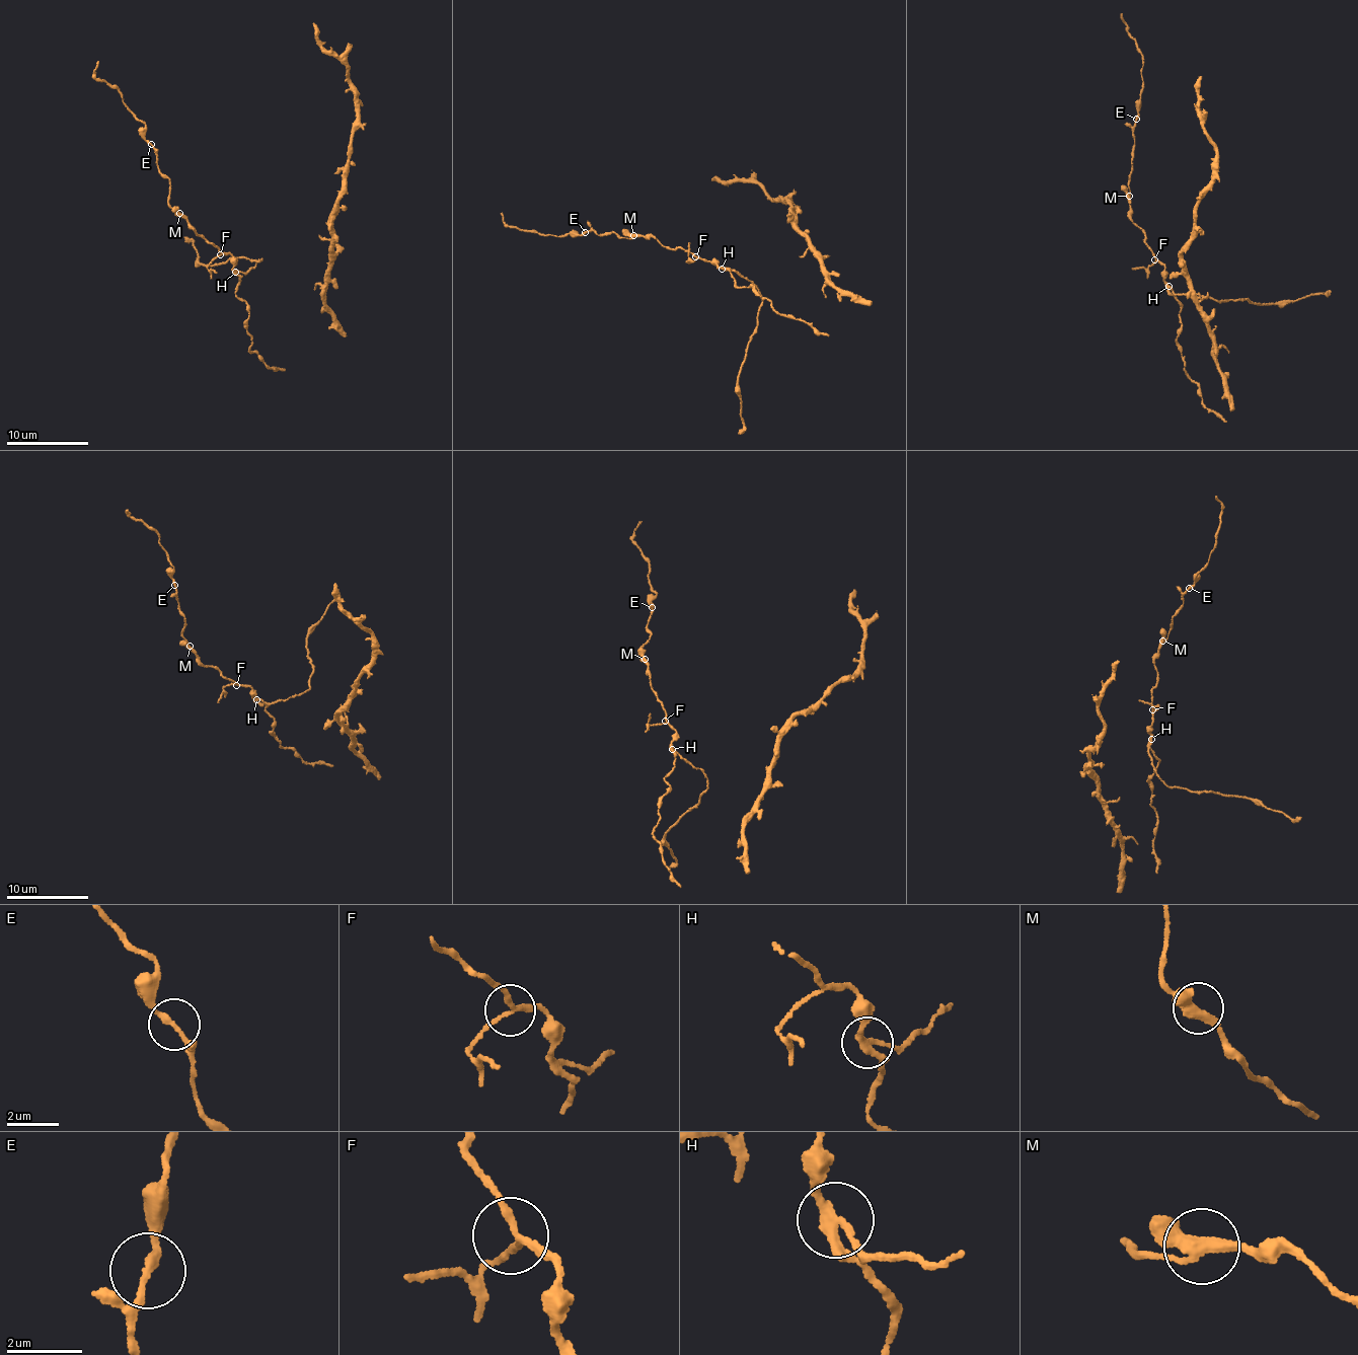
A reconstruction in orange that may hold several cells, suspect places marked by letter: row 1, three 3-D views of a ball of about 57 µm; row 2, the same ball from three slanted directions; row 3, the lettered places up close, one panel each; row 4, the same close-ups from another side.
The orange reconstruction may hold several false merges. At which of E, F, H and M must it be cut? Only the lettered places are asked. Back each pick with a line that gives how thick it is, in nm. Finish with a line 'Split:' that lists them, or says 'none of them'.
H: 220 nm thick
Split: H

